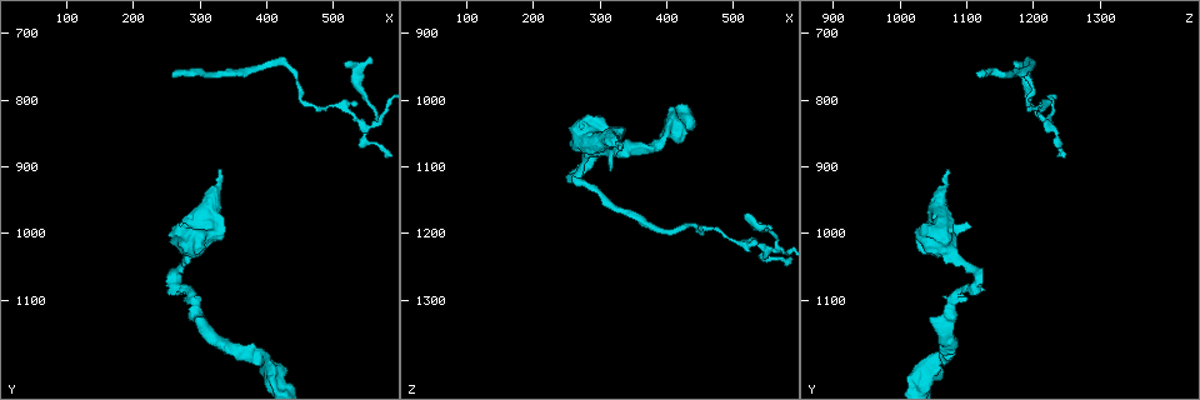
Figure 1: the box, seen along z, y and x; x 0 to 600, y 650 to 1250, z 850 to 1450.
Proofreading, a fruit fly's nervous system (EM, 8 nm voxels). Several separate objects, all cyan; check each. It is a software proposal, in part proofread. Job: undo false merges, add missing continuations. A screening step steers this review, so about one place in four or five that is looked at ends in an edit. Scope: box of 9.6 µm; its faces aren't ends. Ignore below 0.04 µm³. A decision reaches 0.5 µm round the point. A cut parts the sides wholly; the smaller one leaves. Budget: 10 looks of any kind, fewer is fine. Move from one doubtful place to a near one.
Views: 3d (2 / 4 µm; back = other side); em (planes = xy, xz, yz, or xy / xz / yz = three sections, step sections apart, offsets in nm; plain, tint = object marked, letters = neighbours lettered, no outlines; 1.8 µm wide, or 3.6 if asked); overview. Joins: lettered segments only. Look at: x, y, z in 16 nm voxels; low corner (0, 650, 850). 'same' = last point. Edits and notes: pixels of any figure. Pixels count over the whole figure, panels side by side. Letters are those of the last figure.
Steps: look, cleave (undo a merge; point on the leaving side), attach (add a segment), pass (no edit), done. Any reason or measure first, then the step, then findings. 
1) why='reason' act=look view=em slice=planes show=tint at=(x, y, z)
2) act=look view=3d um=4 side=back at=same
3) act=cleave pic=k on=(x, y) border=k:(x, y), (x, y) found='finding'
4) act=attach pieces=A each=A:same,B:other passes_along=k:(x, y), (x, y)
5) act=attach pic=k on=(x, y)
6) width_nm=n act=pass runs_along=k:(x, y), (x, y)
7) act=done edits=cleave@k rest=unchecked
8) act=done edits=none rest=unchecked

why='sharp bend' act=look view=3d um=4 at=(265, 1065, 1120)

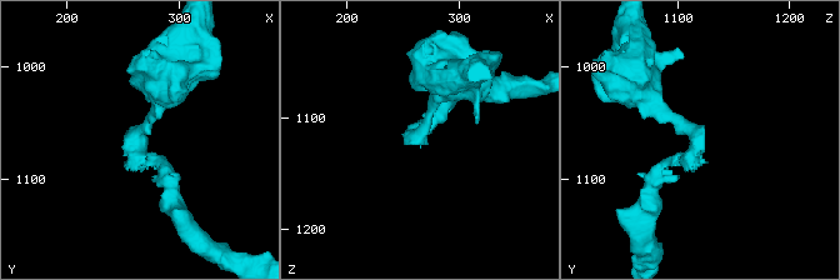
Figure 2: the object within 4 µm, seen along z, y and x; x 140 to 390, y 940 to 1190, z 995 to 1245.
arm_widths_nm=200,240 why='shape alone is not enough' act=look view=em slice=planes show=letters at=(264, 1060, 1120)

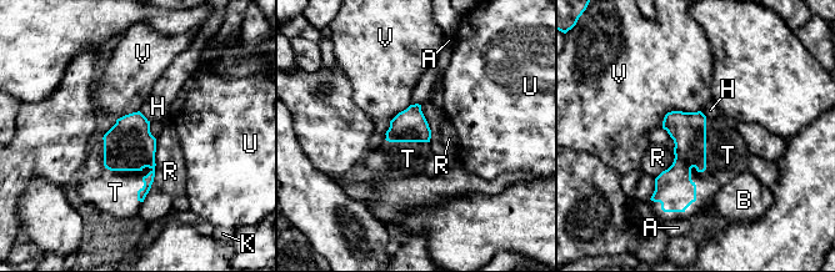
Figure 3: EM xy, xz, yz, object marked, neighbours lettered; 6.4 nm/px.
width_nm=220 act=attach pieces=T each=A:other,B:other,H:other,K:other,R:other,T:same,U:other,V:other found='it goes on there'

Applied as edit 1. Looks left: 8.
why='branch stops here' act=look view=em slice=planes show=letters at=(325, 905, 1070)

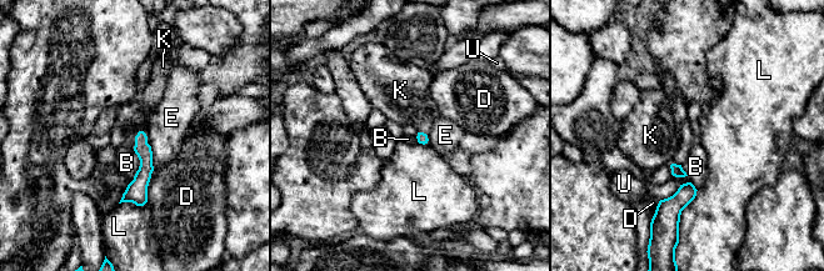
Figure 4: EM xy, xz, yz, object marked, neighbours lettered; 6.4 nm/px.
act=pass each=B:other,D:other,E:other,K:other,L:other,U:other border=4:(134, 149), (139, 169), (128, 185) found='none of them fits'

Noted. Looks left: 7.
why='tapers out' act=look view=em slice=planes show=letters at=(255, 765, 1120)

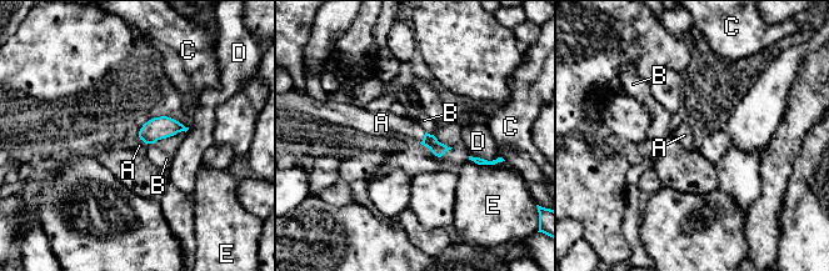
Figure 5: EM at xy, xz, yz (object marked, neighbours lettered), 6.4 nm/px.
width_nm=90 act=attach pieces=A each=A:same,B:other,C:other,D:other,E:other found='the cell continues'

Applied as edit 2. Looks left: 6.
act=look view=overview

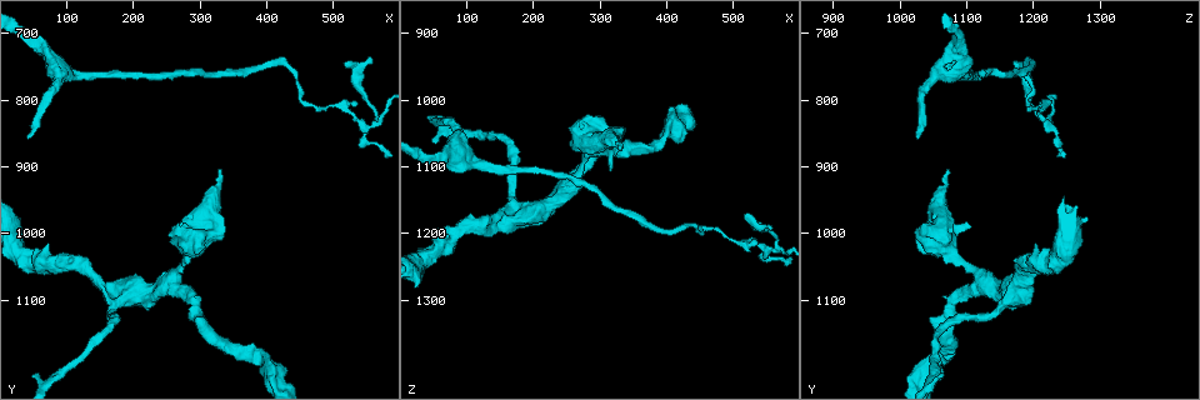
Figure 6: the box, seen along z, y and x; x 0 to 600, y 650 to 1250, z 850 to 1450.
why='thin end' act=look view=3d um=4 at=(515, 740, 1175)

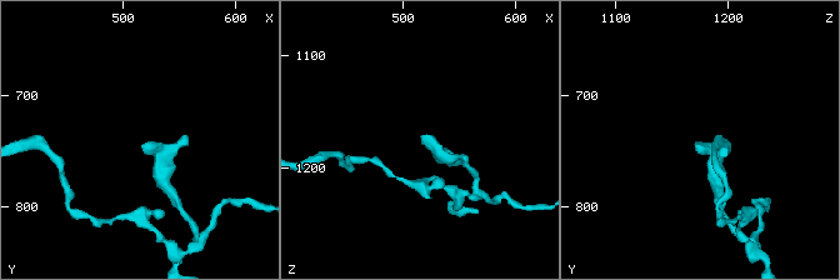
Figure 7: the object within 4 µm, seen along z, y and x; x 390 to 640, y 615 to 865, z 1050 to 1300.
why='now the EM' act=look view=em slice=xy step=16 show=tint at=(522, 746, 1172)

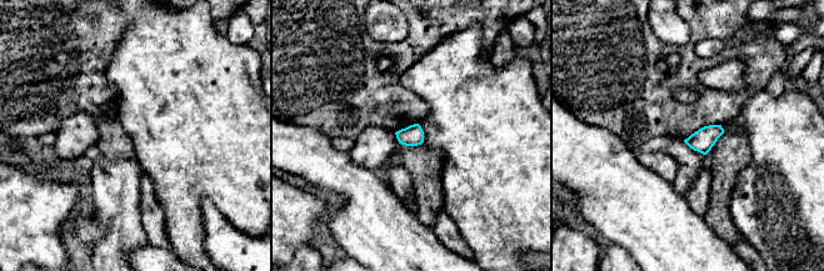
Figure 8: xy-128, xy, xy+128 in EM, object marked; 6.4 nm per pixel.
why='what lies round it' act=look view=em slice=xy step=16 show=letters at=same

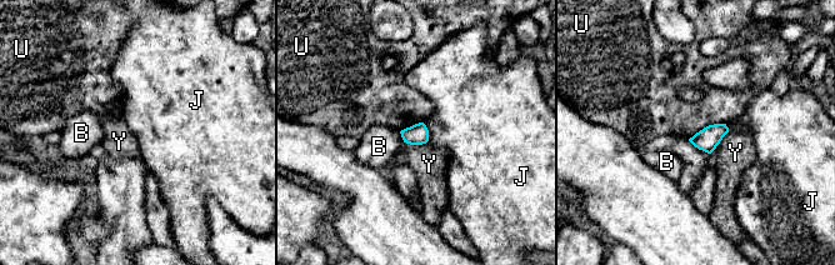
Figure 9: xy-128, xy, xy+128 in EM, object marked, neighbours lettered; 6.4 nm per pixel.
act=pass each=B:other,J:other,U:other,Y:other border=9:(403, 139), (410, 144), (426, 141) found='none of them fits'

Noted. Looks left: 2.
act=done edits=attach@3,attach@5 rest=unchecked

